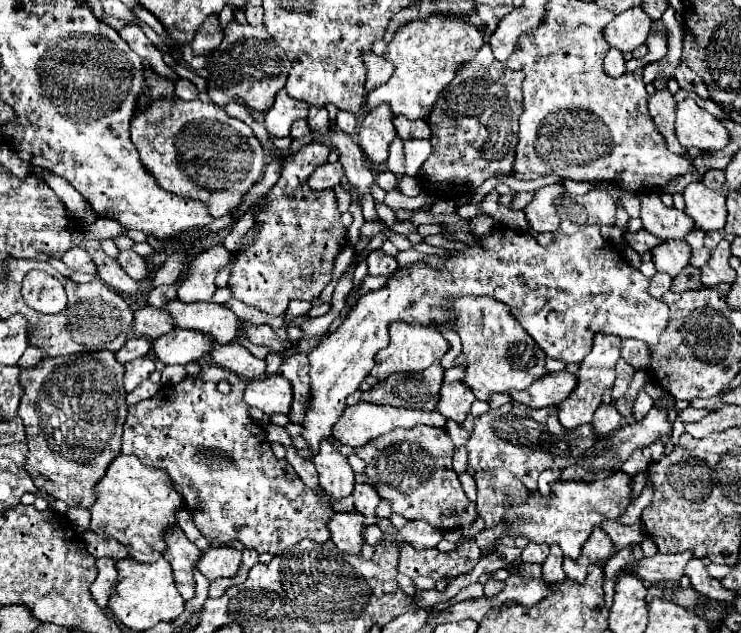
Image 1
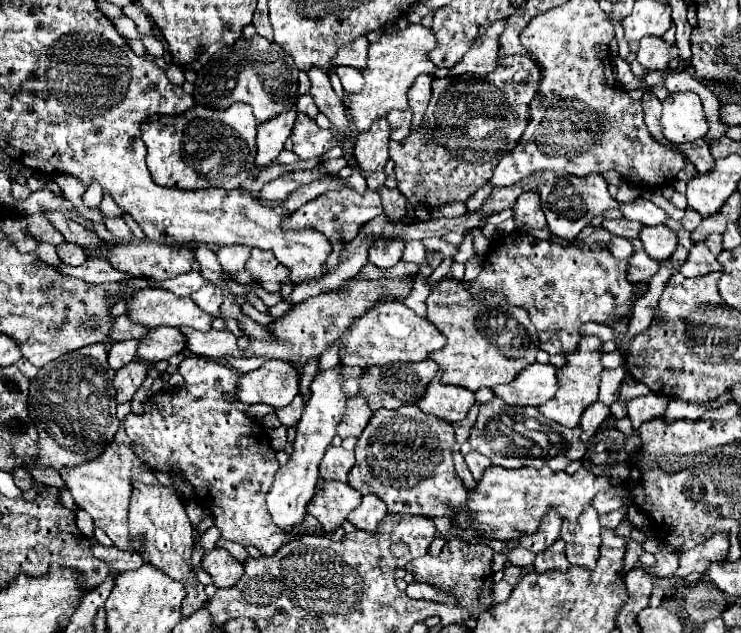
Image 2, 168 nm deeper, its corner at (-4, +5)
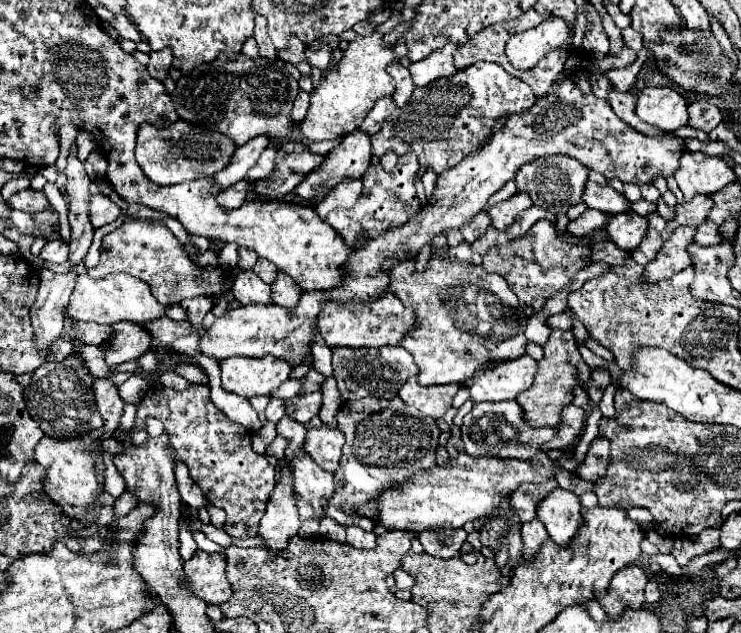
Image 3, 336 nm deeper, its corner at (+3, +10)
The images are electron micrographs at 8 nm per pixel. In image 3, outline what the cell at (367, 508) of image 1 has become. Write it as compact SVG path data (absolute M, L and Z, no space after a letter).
M357 525L347 527L347 543L349 545L353 545L357 549L371 549L371 547L375 547L375 541L377 541L375 533L367 533Z

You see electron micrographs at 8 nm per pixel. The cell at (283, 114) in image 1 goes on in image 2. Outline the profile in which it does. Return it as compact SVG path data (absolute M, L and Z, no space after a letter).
M296 106L288 110L288 114L280 114L280 118L272 118L272 122L264 122L258 126L258 134L256 134L258 150L254 158L256 168L266 168L278 158L288 134L292 132L294 120L296 120Z

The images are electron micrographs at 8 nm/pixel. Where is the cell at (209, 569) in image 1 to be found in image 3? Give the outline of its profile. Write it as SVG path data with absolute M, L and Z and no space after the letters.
M201 549L185 563L185 581L207 603L223 603L231 597L227 581L227 557L223 553L205 553Z

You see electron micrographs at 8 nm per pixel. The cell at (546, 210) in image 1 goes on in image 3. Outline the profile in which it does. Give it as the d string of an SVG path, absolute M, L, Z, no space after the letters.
M517 193L517 195L509 197L507 201L501 201L495 207L491 207L489 215L493 217L495 229L503 231L503 229L509 229L519 219L519 215L529 207L533 207L531 197L527 193Z

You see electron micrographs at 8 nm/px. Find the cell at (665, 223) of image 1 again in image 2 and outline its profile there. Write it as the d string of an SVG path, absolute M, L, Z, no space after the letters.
M636 198L632 202L620 204L618 210L626 220L636 220L644 226L656 226L668 218L668 214L662 208L658 208L656 204L652 204L650 200L644 200L644 198Z

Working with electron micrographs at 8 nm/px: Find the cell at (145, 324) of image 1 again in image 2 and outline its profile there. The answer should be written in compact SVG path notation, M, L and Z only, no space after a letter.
M120 316L120 318L116 318L116 322L110 328L110 334L108 336L112 338L112 342L124 342L124 340L130 340L130 338L140 340L146 332L148 332L148 328L136 326L134 322L128 322L128 318Z

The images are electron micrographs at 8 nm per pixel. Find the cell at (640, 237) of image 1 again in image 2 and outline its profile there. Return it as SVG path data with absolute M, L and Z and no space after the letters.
M602 220L600 224L604 230L608 230L614 236L622 236L622 238L636 238L636 234L640 232L640 222L632 222L632 220Z

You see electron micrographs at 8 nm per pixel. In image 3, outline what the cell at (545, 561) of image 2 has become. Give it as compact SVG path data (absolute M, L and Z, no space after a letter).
M533 519L529 523L523 523L521 537L523 537L523 555L525 555L525 559L535 557L539 553L541 545L549 539L549 535L545 533L545 525L541 525L541 521L537 521L537 519Z

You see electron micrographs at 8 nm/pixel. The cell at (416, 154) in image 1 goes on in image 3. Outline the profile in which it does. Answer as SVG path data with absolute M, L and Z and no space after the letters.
M393 65L389 69L391 77L395 77L395 93L393 93L393 101L397 103L397 107L403 107L403 103L407 103L407 99L411 97L411 91L415 89L413 85L413 79L411 79L411 73L407 67L403 65Z

